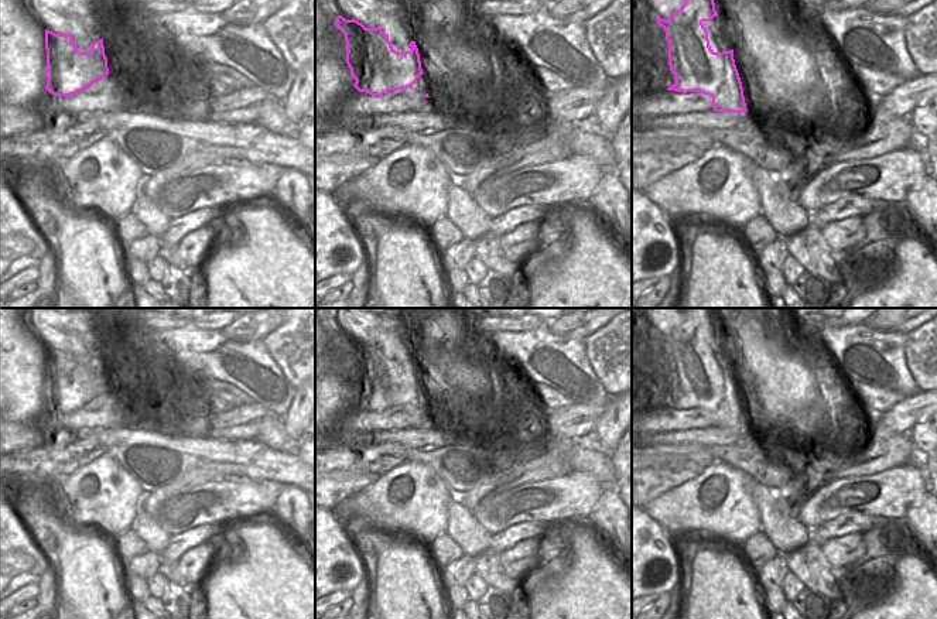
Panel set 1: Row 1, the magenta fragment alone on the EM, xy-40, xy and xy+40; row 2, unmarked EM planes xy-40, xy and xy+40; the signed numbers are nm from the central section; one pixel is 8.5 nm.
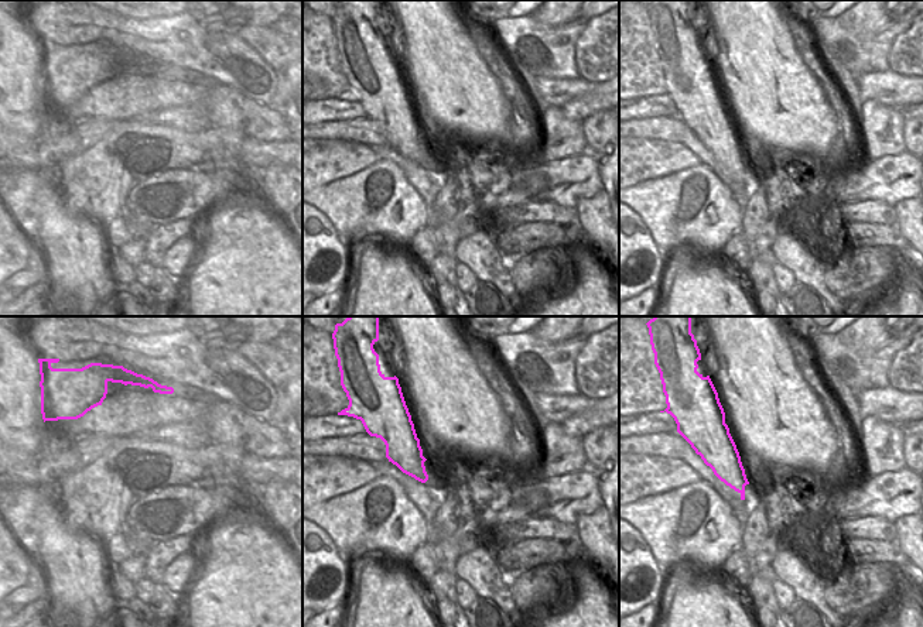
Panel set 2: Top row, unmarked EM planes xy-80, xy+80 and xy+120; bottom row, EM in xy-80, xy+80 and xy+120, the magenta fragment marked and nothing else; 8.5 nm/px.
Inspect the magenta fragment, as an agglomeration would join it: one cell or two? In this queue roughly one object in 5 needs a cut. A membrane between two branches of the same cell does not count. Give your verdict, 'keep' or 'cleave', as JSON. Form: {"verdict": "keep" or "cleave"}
{"verdict": "cleave"}

